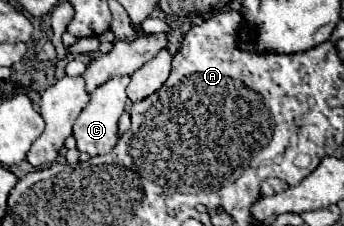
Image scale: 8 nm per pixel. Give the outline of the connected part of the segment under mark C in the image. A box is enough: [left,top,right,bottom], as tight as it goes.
[71,77,129,155]

